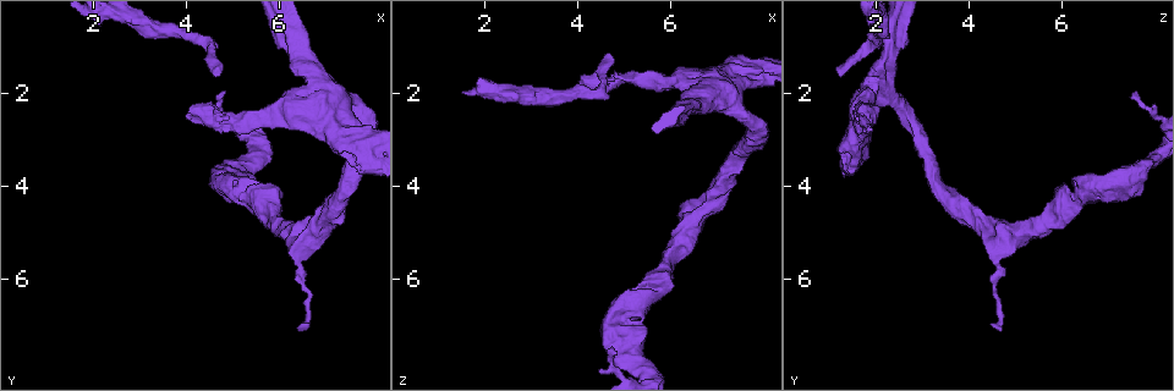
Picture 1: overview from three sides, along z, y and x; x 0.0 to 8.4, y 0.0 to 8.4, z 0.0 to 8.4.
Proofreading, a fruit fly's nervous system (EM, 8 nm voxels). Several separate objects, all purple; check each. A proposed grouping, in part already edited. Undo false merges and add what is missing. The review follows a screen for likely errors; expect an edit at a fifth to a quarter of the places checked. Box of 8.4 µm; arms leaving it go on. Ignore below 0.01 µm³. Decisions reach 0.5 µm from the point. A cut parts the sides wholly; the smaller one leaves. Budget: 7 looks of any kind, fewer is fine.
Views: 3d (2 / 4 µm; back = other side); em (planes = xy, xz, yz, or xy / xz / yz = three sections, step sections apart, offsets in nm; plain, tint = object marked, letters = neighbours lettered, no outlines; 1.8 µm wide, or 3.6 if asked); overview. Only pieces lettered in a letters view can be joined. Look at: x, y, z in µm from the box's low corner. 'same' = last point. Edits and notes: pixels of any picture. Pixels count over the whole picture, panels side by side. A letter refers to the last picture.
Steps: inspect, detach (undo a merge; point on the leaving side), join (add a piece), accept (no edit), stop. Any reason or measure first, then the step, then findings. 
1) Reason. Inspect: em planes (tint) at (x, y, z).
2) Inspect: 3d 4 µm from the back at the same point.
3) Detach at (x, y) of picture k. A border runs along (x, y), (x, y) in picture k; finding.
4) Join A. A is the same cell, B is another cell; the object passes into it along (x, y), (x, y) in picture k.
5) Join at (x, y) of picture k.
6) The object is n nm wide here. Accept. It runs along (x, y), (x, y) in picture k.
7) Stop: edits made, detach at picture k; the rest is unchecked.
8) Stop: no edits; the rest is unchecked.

Three-way junction. Inspect: 3d 4 µm at (6.45, 5.10, 4.70).

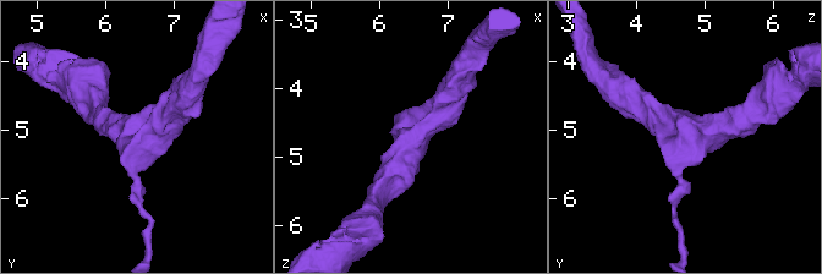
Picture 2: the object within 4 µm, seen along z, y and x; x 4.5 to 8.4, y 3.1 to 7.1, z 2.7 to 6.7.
3 arms meet here. Inspect: em planes (plain) at (6.45, 5.15, 4.75).

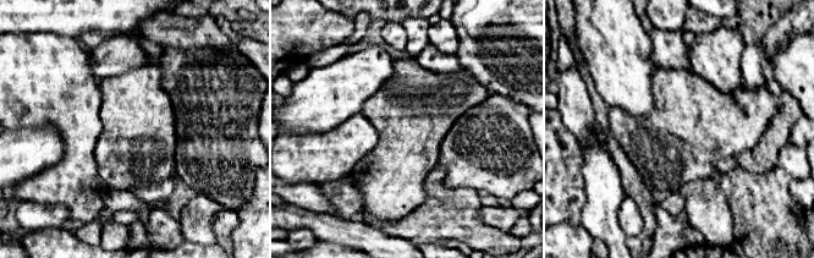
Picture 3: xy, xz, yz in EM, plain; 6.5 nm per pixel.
What lies round it. Inspect: em planes (letters) at the same point.

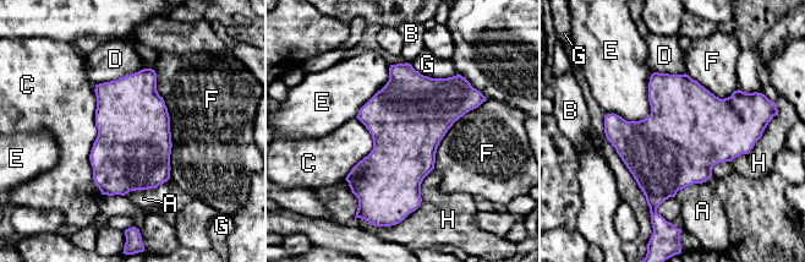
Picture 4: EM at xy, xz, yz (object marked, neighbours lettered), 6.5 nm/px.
The object is 500 nm wide here. Accept. A, B, C, D, E, F, G and H are other cells; all the same neuron.

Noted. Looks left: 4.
A fork. Inspect: em xy step 4 (tint) at (7.20, 2.05, 2.25).

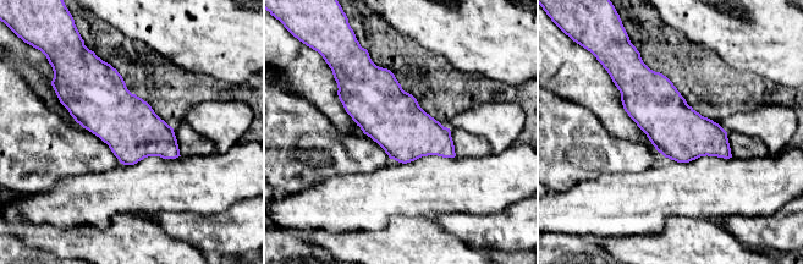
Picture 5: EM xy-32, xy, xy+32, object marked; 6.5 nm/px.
Inspect: em planes (letters) at the same point.

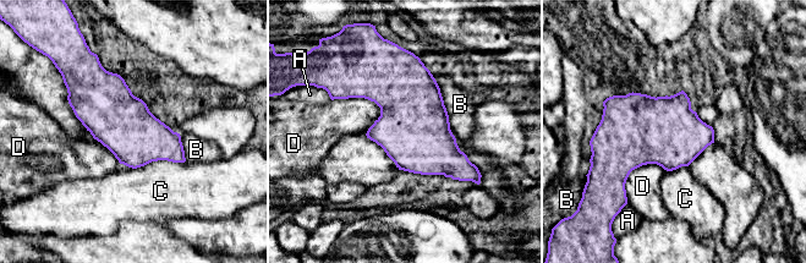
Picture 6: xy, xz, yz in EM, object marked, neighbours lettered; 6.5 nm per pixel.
The object is 380 nm wide here. Accept. A, B, C and D are other cells; a border runs along (332, 99), (367, 98), (380, 115) in picture 6; all the same neuron.

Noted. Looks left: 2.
A narrow waist. Inspect: em planes (letters) at (4.90, 2.60, 1.65).

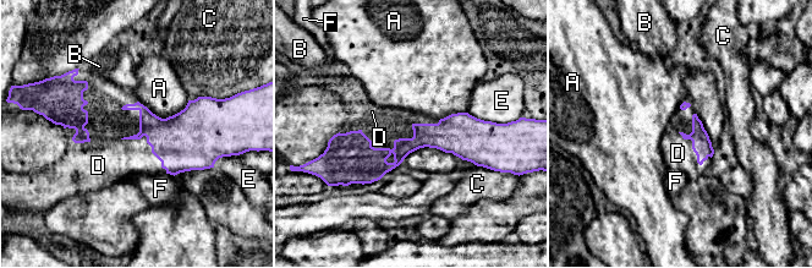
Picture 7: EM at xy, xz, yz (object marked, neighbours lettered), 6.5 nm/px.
The object is 130 nm wide here. Join D. D is the same cell, A, B, C, E and F are other cells; the object passes into it along (182, 142), (147, 142), (115, 160) in picture 7; it goes on there.

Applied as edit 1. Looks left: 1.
Stop: edits made, join at picture 7; the rest is unchecked.

